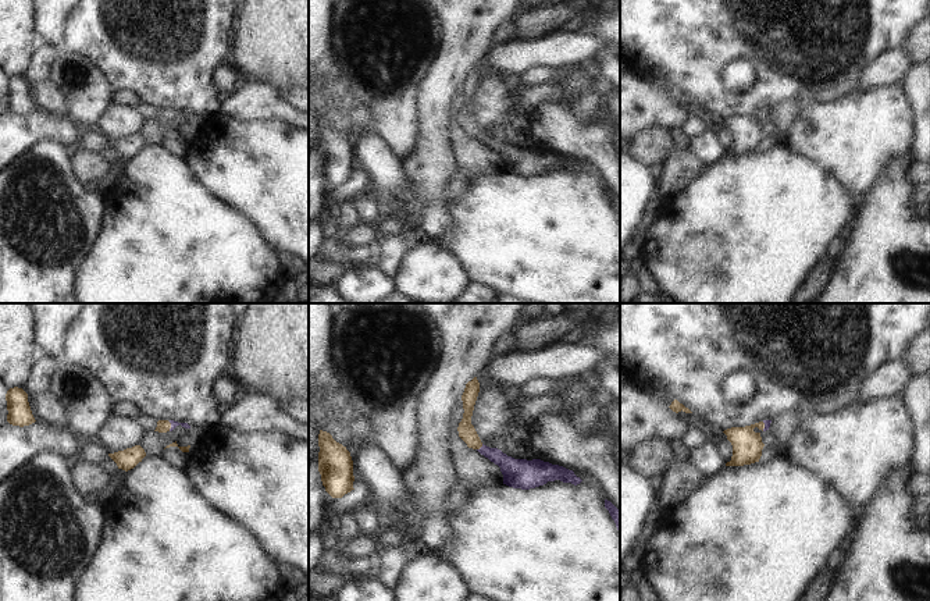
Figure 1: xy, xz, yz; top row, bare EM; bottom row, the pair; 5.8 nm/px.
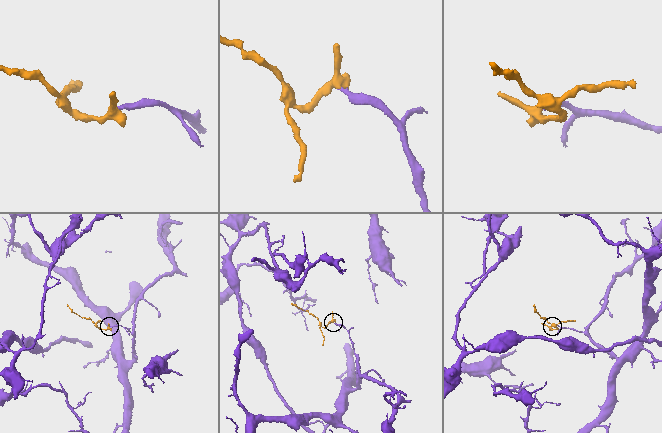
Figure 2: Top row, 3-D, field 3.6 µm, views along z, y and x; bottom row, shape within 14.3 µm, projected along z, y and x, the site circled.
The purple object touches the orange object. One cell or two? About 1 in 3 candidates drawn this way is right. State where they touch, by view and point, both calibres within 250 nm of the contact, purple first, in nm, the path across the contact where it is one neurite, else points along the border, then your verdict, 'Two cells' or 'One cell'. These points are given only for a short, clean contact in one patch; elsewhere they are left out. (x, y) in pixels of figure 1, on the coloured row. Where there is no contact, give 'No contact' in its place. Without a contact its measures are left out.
Touches purple at xz (481, 447). Thickness 160 nm (purple) against 100 nm. Path across: xz (516, 472), (481, 447), (467, 433). One cell

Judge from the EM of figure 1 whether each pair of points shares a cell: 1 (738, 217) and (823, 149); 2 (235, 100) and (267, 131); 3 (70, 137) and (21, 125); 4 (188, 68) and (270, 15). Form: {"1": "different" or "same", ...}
{"1": "different", "2": "different", "3": "same", "4": "different"}

